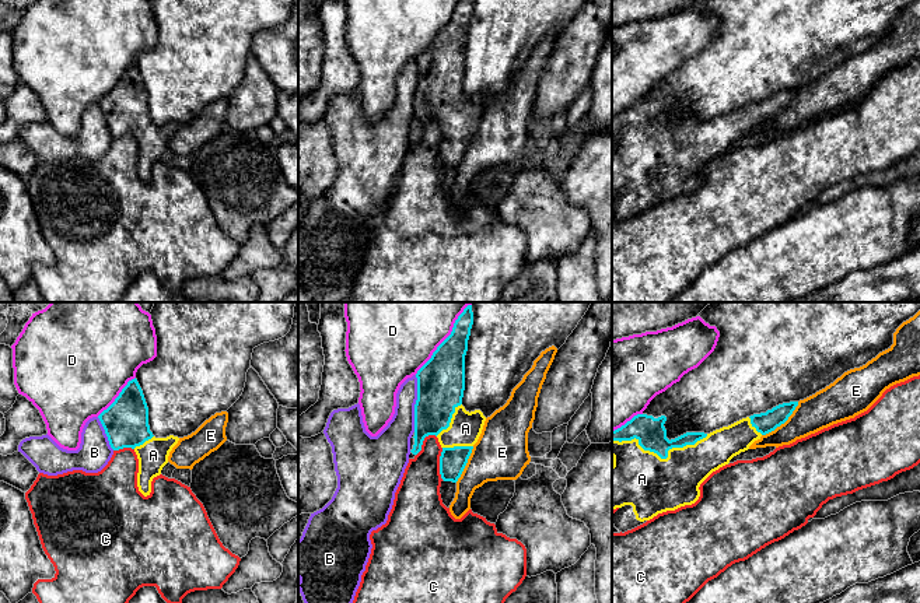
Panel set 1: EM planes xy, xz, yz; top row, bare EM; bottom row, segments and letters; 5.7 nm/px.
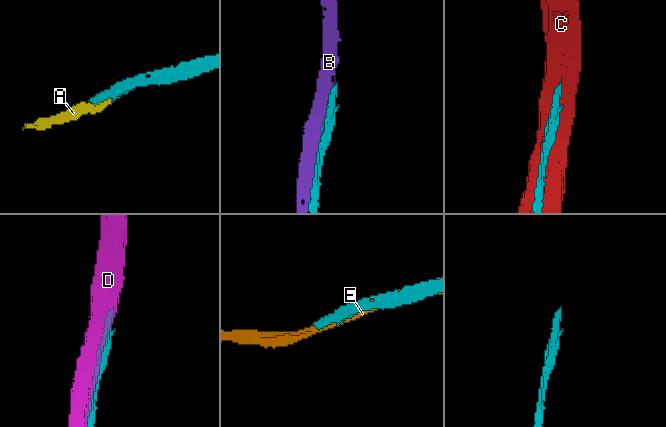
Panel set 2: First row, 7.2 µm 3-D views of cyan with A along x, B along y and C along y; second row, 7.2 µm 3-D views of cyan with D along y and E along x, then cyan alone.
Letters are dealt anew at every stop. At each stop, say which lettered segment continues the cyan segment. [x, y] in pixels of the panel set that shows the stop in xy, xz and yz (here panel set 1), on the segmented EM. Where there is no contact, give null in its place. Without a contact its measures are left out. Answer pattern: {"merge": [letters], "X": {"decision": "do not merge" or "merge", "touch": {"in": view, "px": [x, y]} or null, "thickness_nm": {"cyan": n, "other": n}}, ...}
{"merge": ["A"], "A": {"decision": "merge", "touch": {"in": "yz", "px": [661, 458]}, "thickness_nm": {"cyan": 170, "other": 320}}, "B": {"decision": "do not merge", "touch": {"in": "xz", "px": [416, 403]}, "thickness_nm": {"cyan": 280, "other": 180}}, "C": {"decision": "do not merge", "touch": {"in": "xz", "px": [440, 463]}, "thickness_nm": {"cyan": 160, "other": 260}}, "D": {"decision": "do not merge", "touch": {"in": "xz", "px": [445, 339]}, "thickness_nm": {"cyan": 280, "other": 500}}, "E": {"decision": "do not merge", "touch": {"in": "yz", "px": [783, 423]}, "thickness_nm": {"cyan": 120, "other": 200}}}

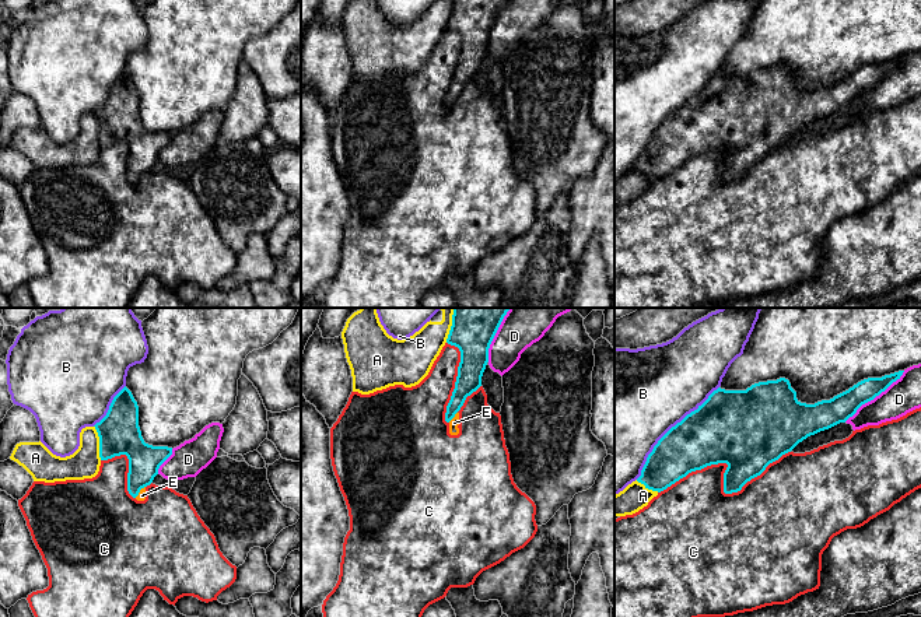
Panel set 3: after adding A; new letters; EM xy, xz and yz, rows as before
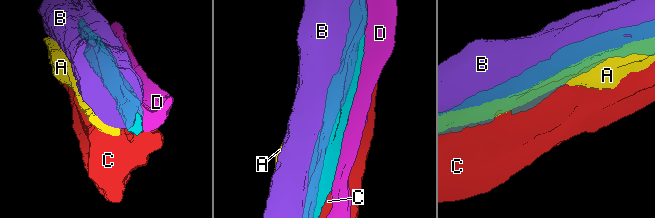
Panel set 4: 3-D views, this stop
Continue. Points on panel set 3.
{"merge": [], "A": {"decision": "do not merge", "touch": {"in": "xy", "px": [100, 442]}, "thickness_nm": {"cyan": 240, "other": 180}}, "B": {"decision": "do not merge", "touch": {"in": "yz", "px": [669, 430]}, "thickness_nm": {"cyan": 340, "other": 500}}, "C": {"decision": "do not merge", "touch": {"in": "yz", "px": [724, 476]}, "thickness_nm": {"cyan": 380, "other": 380}}, "D": {"decision": "do not merge", "touch": {"in": "yz", "px": [874, 398]}, "thickness_nm": {"cyan": 150, "other": 190}}, "E": {"decision": "do not merge", "touch": {"in": "xz", "px": [452, 417]}, "thickness_nm": {"cyan": 140, "other": 60}}}

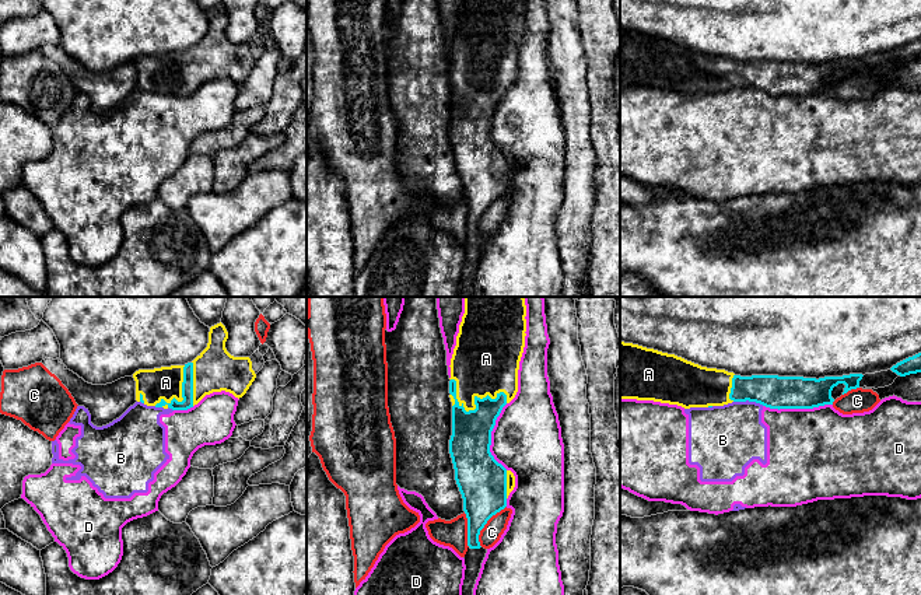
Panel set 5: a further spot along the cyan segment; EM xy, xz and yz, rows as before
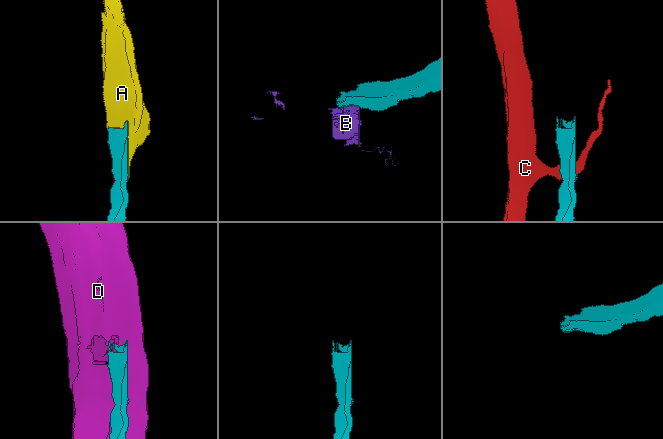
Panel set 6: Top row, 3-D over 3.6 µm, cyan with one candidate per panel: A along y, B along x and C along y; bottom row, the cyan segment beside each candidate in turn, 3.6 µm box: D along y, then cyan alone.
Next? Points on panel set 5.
{"merge": ["A"], "A": {"decision": "merge", "touch": {"in": "xz", "px": [475, 403]}, "thickness_nm": {"cyan": 240, "other": 380}}, "B": {"decision": "do not merge", "touch": {"in": "yz", "px": [749, 401]}, "thickness_nm": {"cyan": 190, "other": 380}}, "C": {"decision": "do not merge", "touch": {"in": "xz", "px": [484, 524]}, "thickness_nm": {"cyan": 280, "other": 120}}, "D": {"decision": "do not merge", "touch": {"in": "yz", "px": [797, 408]}, "thickness_nm": {"cyan": 190, "other": 480}}}

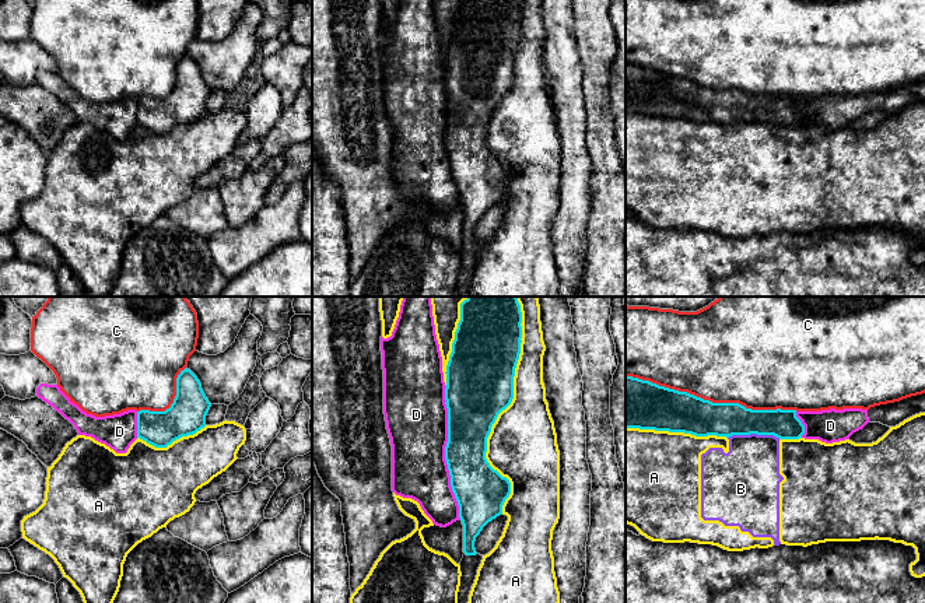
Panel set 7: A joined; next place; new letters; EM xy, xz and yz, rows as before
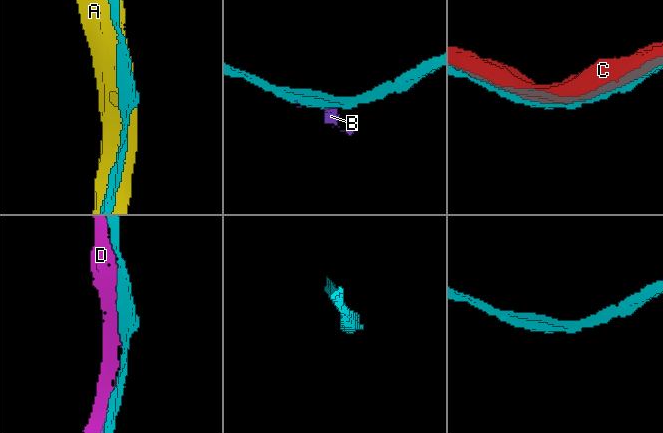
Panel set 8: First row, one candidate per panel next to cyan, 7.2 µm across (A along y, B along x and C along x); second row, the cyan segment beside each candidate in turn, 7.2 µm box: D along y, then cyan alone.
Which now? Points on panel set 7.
{"merge": [], "A": {"decision": "do not merge", "touch": {"in": "xz", "px": [507, 406]}, "thickness_nm": {"cyan": 380, "other": 400}}, "B": {"decision": "do not merge", "touch": {"in": "yz", "px": [754, 433]}, "thickness_nm": {"cyan": 190, "other": 360}}, "C": {"decision": "do not merge", "touch": {"in": "yz", "px": [711, 402]}, "thickness_nm": {"cyan": 240, "other": 500}}, "D": {"decision": "do not merge", "touch": {"in": "xz", "px": [445, 452]}, "thickness_nm": {"cyan": 280, "other": 360}}}

